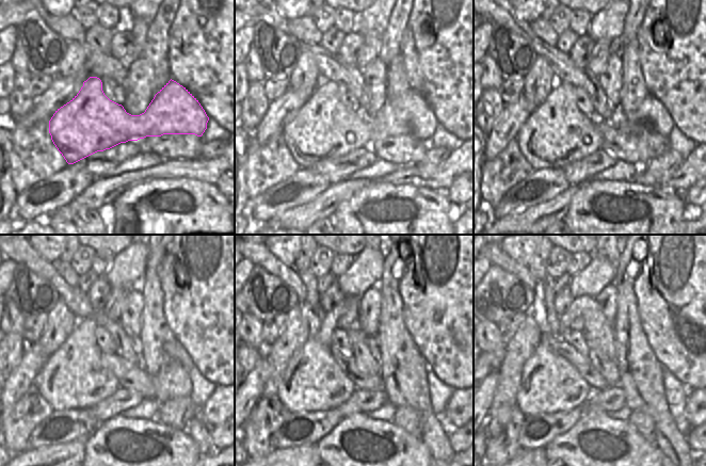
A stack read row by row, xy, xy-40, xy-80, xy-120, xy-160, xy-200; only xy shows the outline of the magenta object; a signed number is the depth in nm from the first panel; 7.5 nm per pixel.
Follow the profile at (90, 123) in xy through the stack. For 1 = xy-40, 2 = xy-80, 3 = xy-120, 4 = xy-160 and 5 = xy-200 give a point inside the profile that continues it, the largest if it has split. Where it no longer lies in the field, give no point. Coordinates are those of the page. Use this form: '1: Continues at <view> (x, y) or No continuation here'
1: Continues at xy-40 (322, 128)
2: Continues at xy-80 (557, 133)
3: Continues at xy-120 (74, 378)
4: Continues at xy-160 (313, 381)
5: Continues at xy-200 (548, 384).

